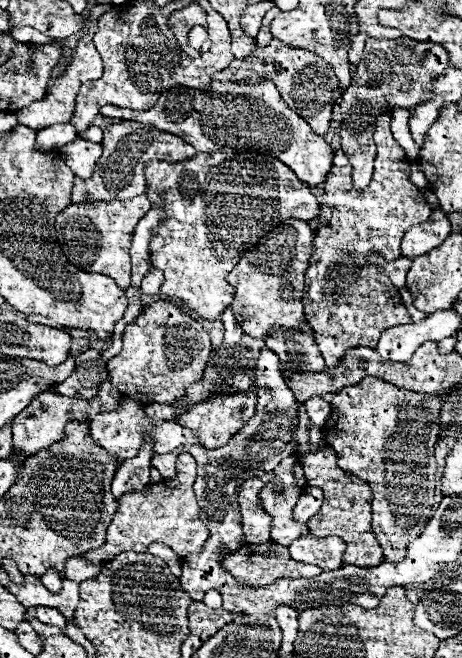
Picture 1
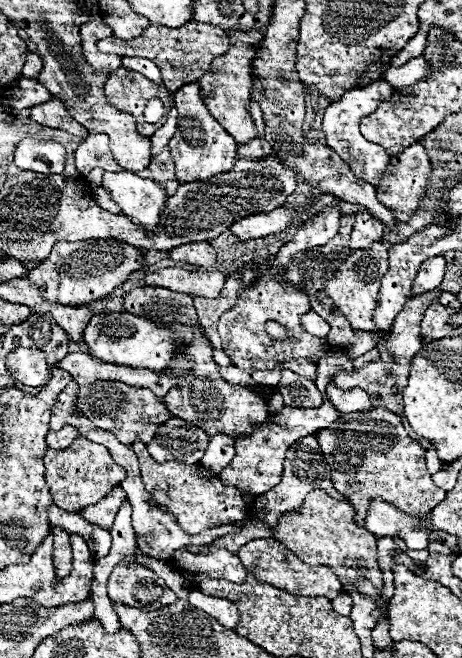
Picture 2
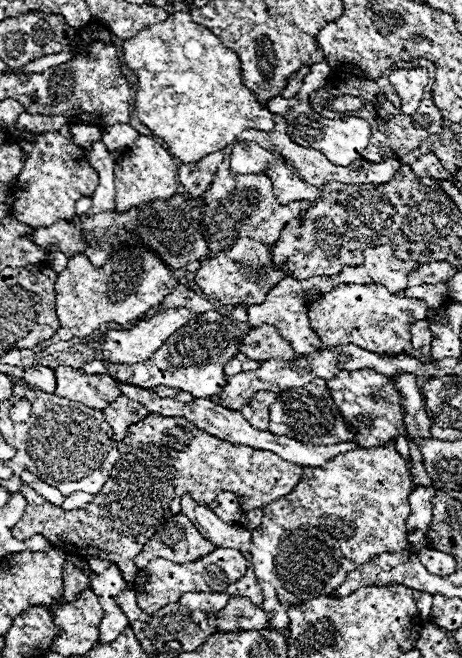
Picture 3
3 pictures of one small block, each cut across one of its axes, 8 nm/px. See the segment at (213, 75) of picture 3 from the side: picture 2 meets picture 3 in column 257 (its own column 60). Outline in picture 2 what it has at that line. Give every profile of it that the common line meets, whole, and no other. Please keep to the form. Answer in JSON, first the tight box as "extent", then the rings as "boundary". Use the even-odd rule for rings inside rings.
{"extent":[30,96,90,138],"boundary":[[[50,96],[50,100],[44,102],[44,104],[32,106],[32,108],[30,108],[30,118],[36,120],[38,124],[42,124],[42,126],[58,128],[58,130],[70,132],[72,136],[78,136],[78,138],[88,138],[88,134],[90,134],[82,124],[78,124],[78,122],[66,112],[62,100],[58,100],[56,96]]]}

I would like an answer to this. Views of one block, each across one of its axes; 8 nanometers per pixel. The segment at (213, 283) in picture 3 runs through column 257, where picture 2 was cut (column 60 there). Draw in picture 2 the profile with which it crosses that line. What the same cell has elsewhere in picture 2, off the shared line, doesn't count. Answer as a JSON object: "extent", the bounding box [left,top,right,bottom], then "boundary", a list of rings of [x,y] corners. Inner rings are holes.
{"extent":[26,240,144,306],"boundary":[[[86,240],[86,242],[56,242],[50,256],[36,264],[26,280],[40,288],[40,294],[58,304],[82,306],[104,298],[120,288],[136,270],[144,270],[144,260],[138,248],[118,240]]]}

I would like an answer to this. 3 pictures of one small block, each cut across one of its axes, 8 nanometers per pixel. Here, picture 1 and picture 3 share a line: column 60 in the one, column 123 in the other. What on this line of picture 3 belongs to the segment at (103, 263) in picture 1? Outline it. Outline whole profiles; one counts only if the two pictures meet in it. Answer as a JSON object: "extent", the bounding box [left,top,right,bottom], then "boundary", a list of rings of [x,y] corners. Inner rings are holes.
{"extent":[30,194,210,270],"boundary":[[[176,194],[170,200],[158,200],[150,204],[142,204],[138,208],[130,208],[126,212],[100,212],[90,218],[78,220],[58,220],[50,228],[34,228],[30,230],[30,238],[44,252],[66,252],[66,256],[86,254],[90,264],[102,268],[112,252],[116,252],[124,242],[132,242],[134,246],[150,248],[158,252],[158,258],[172,270],[186,268],[192,262],[200,262],[208,258],[210,250],[200,230],[200,220],[204,212],[202,198],[190,198]]]}

